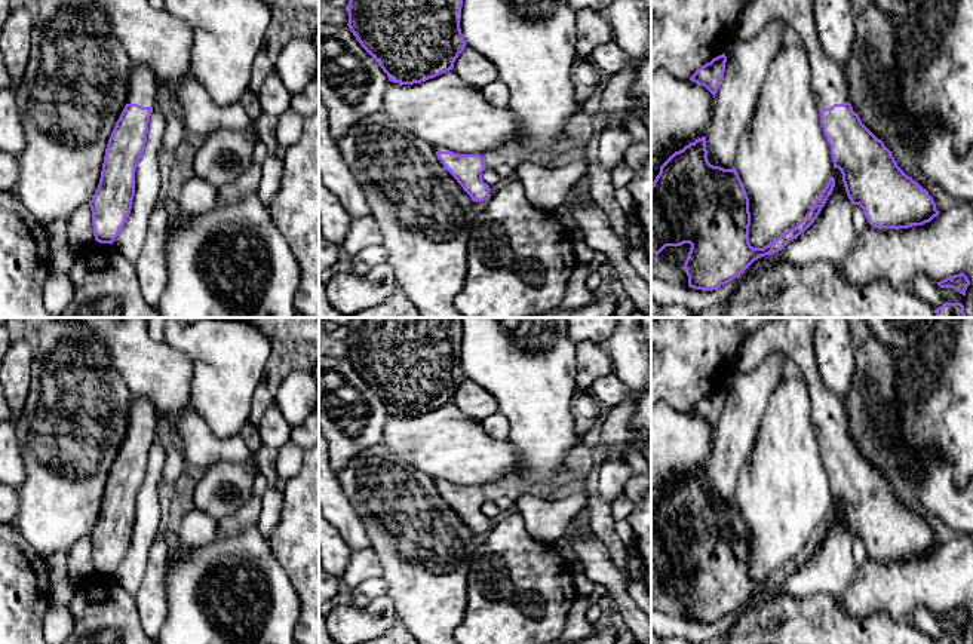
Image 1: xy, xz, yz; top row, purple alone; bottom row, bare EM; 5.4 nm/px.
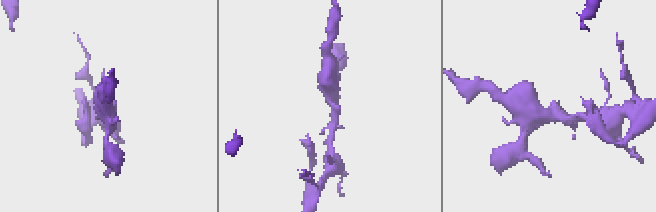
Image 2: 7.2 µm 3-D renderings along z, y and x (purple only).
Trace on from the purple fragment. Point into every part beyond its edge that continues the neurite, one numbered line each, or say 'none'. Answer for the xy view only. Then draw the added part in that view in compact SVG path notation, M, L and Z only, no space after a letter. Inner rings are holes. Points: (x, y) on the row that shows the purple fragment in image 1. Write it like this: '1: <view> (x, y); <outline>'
1: xy (143, 83); M133 64L128 83L128 104L156 105L157 77L148 65Z

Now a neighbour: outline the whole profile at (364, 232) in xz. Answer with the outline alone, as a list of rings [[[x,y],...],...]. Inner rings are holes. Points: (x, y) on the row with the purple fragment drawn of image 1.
[[[371,215],[352,217],[349,233],[341,248],[353,260],[362,249],[381,243],[383,243],[383,234],[380,226]]]

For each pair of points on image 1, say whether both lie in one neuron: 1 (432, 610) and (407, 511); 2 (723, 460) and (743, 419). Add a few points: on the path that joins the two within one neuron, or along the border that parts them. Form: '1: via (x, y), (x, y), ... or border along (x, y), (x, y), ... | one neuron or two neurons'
1: via (429, 585), (426, 579), (424, 546), (417, 536) | one neuron
2: via (731, 450), (737, 429) | one neuron

